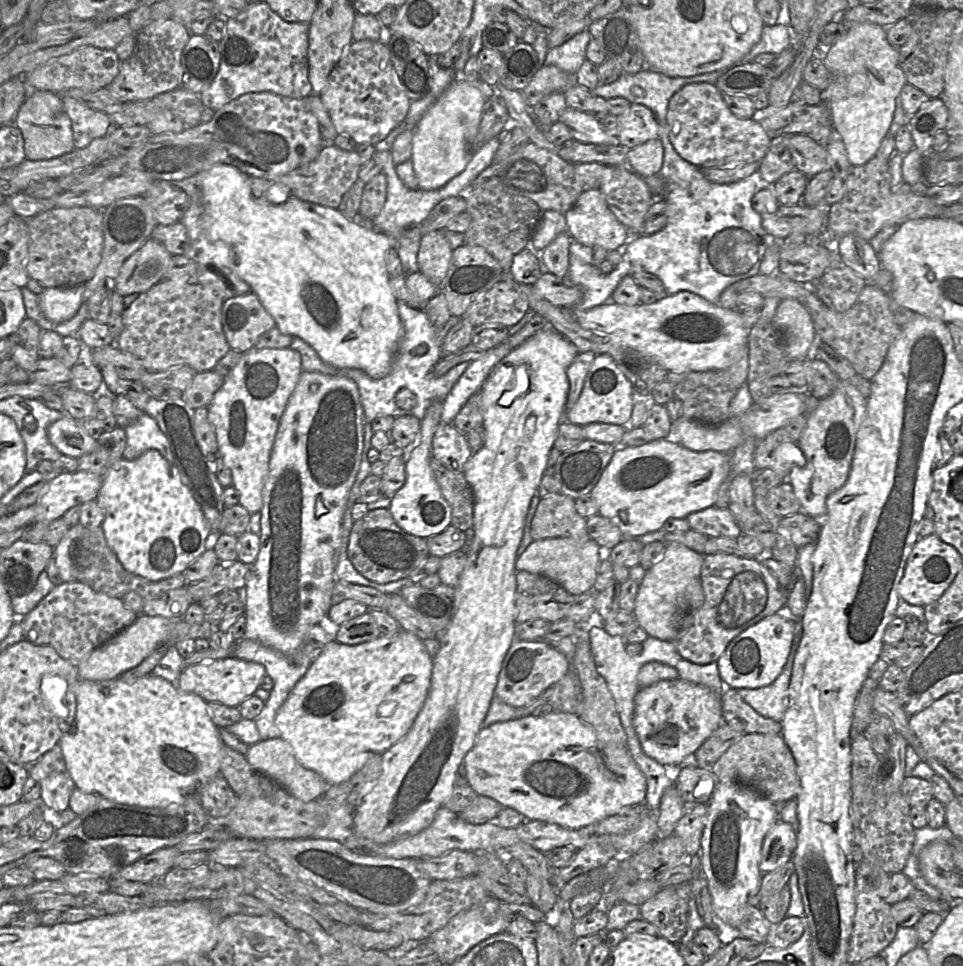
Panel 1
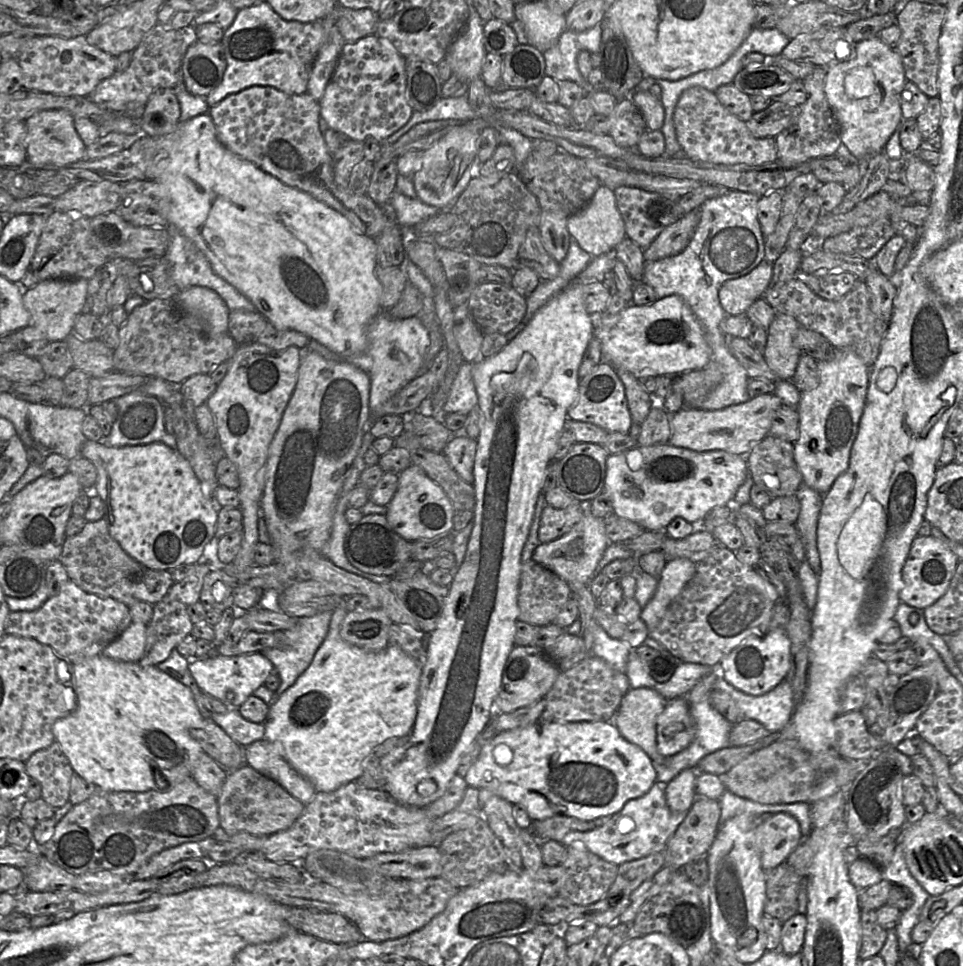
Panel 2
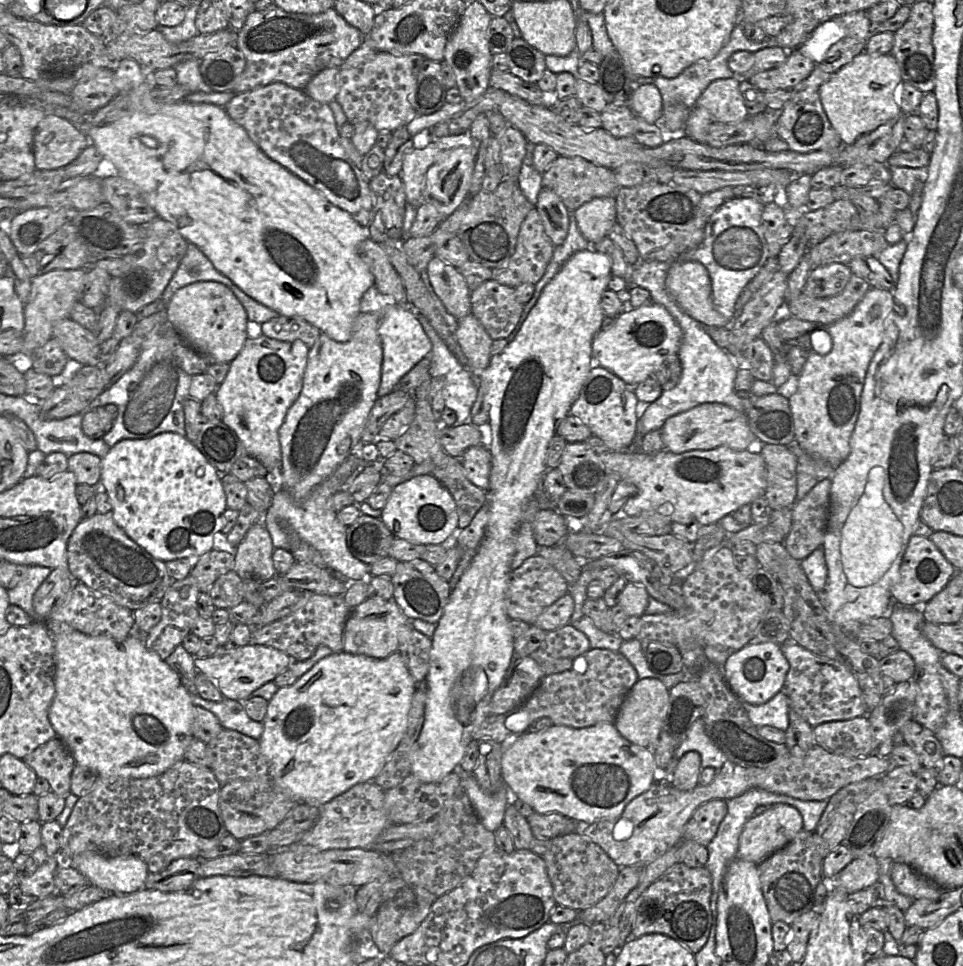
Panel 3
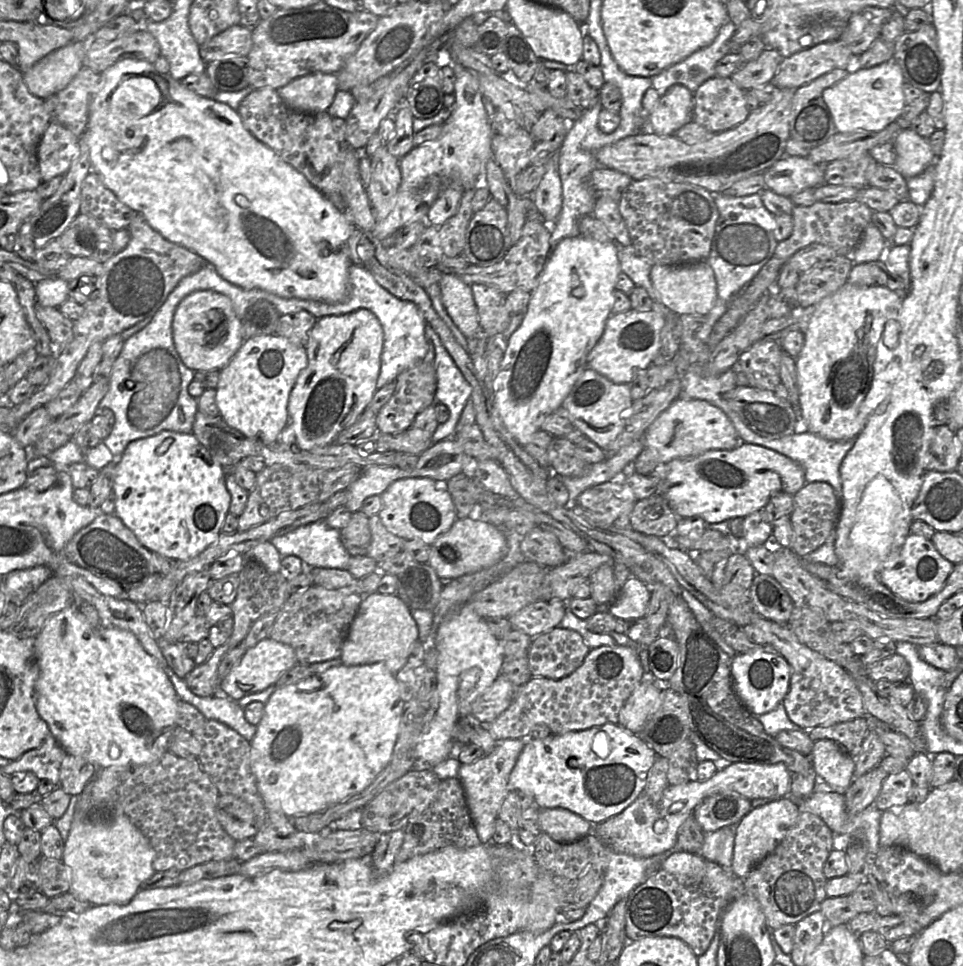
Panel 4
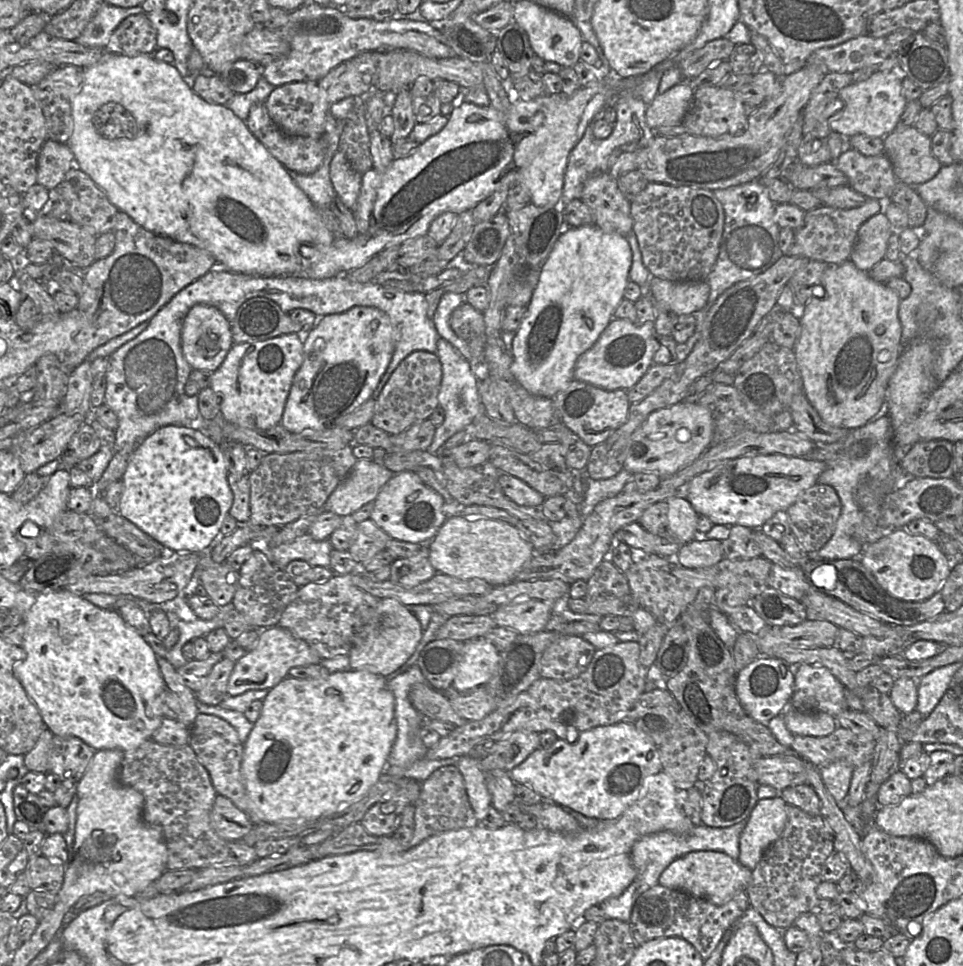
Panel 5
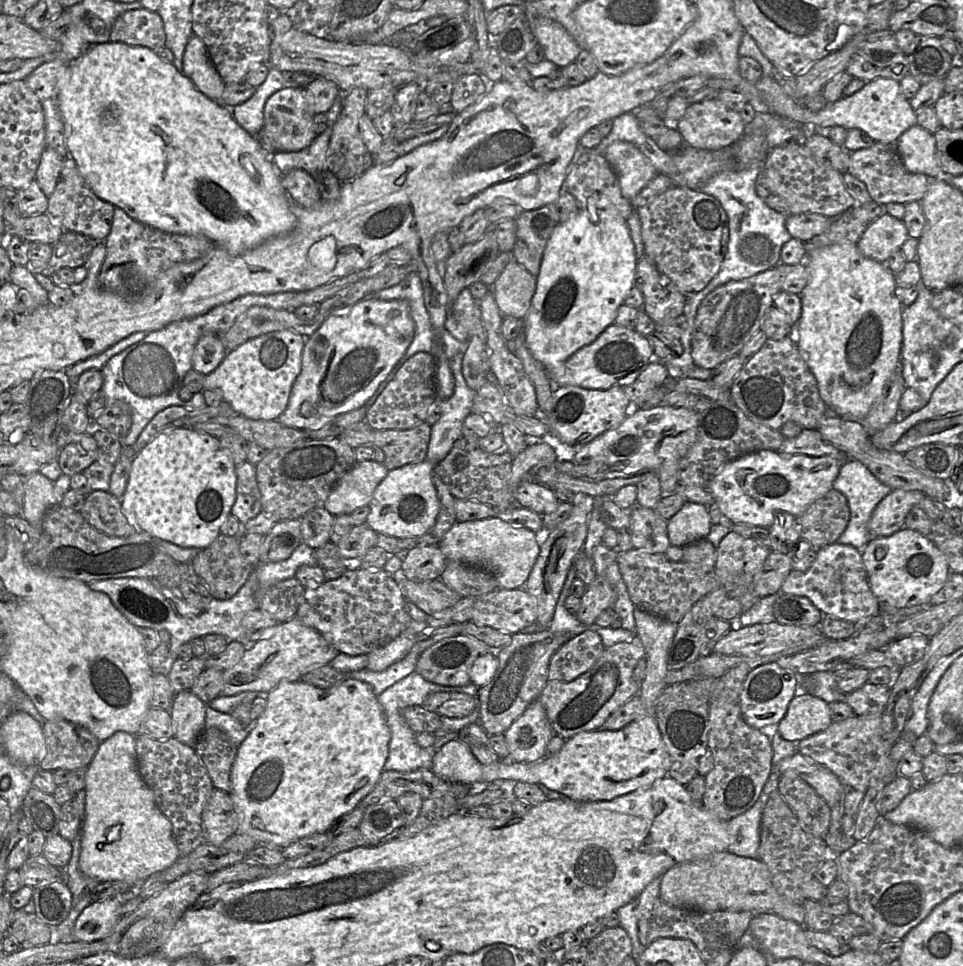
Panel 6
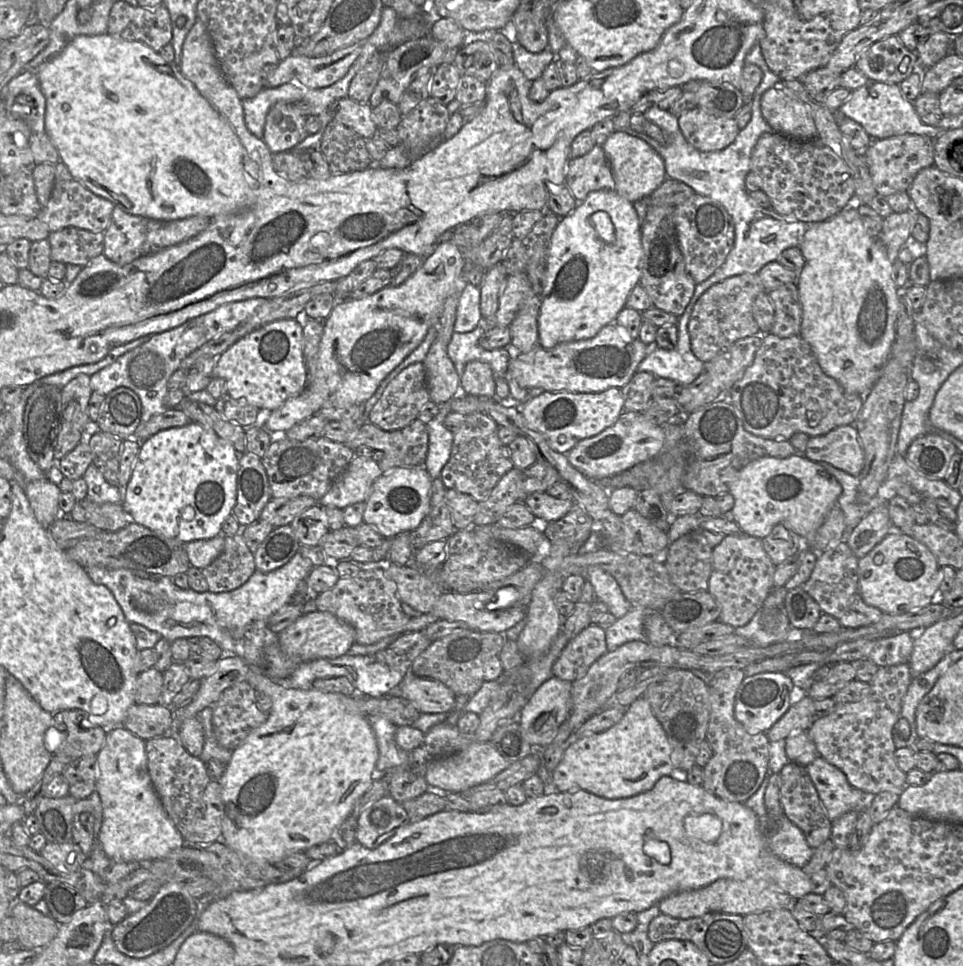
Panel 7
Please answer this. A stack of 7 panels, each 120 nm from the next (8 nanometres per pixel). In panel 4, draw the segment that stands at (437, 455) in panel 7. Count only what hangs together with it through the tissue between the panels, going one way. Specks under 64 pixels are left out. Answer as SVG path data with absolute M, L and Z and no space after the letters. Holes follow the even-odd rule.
M428 322L425 323L425 334L427 342L430 342L434 349L434 367L437 378L435 400L449 409L449 419L439 424L432 435L434 444L451 437L464 407L471 400L472 387Z

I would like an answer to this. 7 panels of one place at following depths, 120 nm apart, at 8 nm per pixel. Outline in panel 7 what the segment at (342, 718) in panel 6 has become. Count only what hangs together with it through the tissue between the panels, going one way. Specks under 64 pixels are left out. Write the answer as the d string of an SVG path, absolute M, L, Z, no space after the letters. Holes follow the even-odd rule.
M249 671L246 681L256 690L268 695L272 700L272 707L265 723L253 730L245 740L233 751L232 757L220 778L222 799L224 803L224 817L222 820L222 836L218 841L257 862L276 864L291 853L305 852L307 849L325 842L329 842L334 831L351 815L358 800L371 788L377 773L376 764L379 750L374 731L366 717L351 713L345 708L345 698L341 693L323 693L317 689L284 688L271 678L261 673Z

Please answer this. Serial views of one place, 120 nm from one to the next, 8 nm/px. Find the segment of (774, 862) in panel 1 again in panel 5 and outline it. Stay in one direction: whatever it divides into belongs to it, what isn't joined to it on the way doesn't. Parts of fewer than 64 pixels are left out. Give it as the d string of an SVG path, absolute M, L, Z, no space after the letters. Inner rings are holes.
M779 795L757 801L739 839L738 862L753 870L764 851L784 830L787 803Z

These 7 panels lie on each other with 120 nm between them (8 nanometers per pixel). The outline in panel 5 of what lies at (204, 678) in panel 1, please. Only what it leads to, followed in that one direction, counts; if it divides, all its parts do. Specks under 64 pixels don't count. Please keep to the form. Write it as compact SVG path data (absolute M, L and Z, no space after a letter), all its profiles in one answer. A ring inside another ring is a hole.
M278 625L262 629L256 647L236 661L228 680L227 693L237 696L249 690L272 689L288 677L291 668L320 664L321 660L317 651L289 630Z

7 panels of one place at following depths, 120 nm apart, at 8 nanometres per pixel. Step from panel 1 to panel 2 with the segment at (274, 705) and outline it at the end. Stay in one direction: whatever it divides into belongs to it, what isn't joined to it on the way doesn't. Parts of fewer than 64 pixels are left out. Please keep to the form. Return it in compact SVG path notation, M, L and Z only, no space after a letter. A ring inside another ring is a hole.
M325 611L299 618L293 629L286 630L286 636L291 640L290 649L270 648L261 651L273 663L281 678L280 687L274 692L274 701L293 686L310 666L328 634L332 615L333 611Z

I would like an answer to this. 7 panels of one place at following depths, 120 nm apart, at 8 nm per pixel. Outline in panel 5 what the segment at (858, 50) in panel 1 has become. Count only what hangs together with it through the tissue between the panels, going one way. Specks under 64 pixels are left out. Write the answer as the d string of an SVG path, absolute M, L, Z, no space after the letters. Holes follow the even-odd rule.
M875 71L865 81L852 82L839 91L837 99L842 100L844 106L838 113L833 113L828 122L832 131L845 138L865 134L884 139L896 129L908 104L903 94L902 75L892 71Z

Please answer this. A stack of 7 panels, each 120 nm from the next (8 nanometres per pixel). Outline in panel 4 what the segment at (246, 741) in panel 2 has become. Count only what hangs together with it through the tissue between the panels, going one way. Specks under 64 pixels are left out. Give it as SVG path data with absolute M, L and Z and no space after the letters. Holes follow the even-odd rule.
M170 666L165 667L165 672L170 678L180 700L195 706L206 719L213 719L226 724L248 741L253 739L257 725L248 722L244 708L227 693L217 691L213 696L198 696L192 692L184 679L179 678L171 670Z

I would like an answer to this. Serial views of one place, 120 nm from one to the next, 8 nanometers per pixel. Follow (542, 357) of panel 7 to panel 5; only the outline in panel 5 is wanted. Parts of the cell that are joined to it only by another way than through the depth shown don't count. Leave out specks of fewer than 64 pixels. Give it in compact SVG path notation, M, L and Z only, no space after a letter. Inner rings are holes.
M613 318L595 344L577 359L573 379L602 389L627 391L633 387L653 364L655 329L653 322L633 323Z

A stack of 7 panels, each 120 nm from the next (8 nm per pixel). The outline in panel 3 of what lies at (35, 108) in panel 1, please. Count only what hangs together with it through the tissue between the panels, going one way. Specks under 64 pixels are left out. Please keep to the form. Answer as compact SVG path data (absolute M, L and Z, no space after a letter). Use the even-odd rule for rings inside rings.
M47 115L37 126L33 138L35 169L57 170L66 167L90 145L84 133L69 121Z

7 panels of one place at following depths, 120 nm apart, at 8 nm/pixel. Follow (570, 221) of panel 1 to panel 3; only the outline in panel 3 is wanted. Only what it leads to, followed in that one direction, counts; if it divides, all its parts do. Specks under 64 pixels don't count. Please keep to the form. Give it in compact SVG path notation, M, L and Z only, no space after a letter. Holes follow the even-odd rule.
M615 197L595 198L573 212L583 237L596 244L617 222Z

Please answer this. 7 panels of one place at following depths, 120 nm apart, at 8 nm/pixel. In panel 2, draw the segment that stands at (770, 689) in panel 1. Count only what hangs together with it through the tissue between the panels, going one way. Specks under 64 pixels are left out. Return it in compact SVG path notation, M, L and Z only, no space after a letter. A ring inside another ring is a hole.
M718 675L714 689L729 694L736 702L744 719L759 722L770 733L781 733L787 727L794 711L793 691L786 679L771 691L754 696L736 689Z

